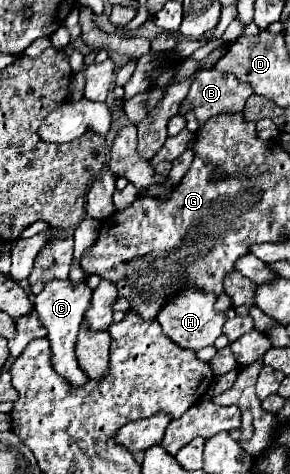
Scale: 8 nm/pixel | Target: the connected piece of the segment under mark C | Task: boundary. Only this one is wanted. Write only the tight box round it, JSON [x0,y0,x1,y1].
[35,280,91,388]

